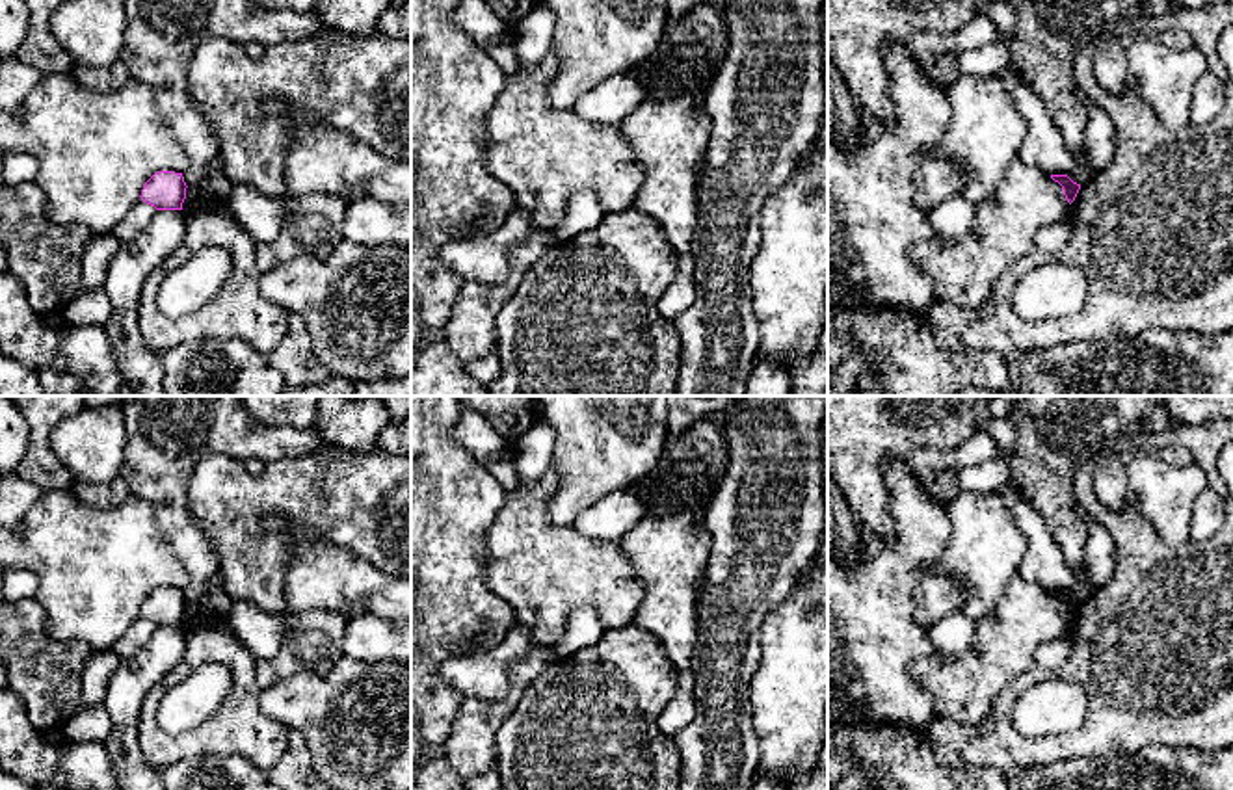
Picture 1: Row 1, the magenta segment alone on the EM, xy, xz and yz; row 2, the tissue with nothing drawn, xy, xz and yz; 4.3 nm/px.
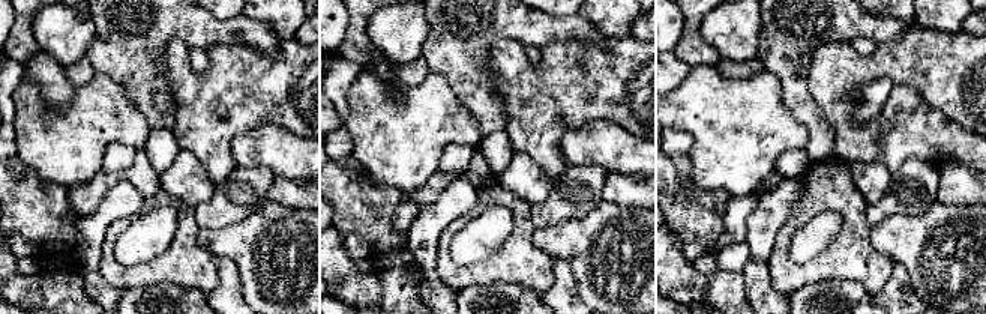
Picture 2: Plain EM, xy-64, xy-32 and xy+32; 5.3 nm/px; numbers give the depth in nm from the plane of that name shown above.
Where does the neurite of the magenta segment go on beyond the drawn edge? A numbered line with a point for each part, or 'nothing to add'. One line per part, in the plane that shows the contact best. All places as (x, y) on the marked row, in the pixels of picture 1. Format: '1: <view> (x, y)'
nothing to add

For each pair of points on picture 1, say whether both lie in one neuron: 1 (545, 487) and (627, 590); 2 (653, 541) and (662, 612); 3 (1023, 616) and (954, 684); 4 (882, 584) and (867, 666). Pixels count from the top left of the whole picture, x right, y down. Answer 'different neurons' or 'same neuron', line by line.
1: same neuron
2: same neuron
3: same neuron
4: same neuron

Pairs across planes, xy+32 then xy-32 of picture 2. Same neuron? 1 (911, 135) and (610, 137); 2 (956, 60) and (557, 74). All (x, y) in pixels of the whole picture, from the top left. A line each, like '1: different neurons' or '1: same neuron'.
1: same neuron
2: same neuron

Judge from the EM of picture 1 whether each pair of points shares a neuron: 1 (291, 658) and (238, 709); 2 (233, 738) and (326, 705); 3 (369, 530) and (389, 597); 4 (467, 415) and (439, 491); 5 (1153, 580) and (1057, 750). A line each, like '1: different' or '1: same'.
1: different
2: different
3: different
4: different
5: same

